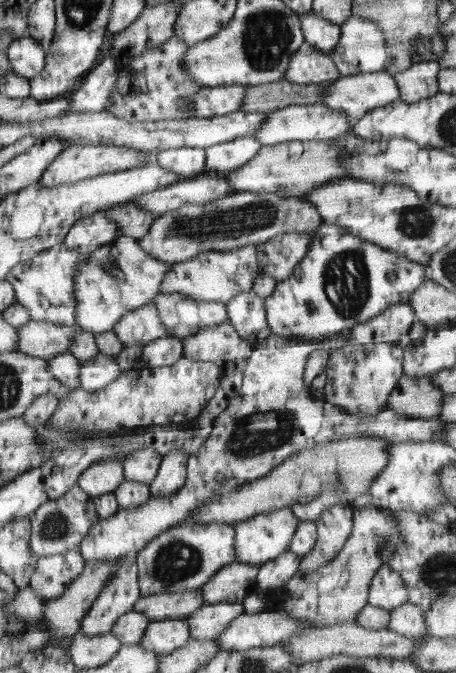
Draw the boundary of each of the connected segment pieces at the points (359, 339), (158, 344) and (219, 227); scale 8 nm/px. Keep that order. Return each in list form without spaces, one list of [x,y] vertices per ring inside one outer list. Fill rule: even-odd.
[[[408,303],[392,305],[378,317],[359,325],[348,332],[348,345],[370,345],[374,343],[396,343],[402,334],[408,334],[416,322],[416,314]]]
[[[174,336],[157,338],[142,348],[142,363],[148,367],[171,365],[182,357],[182,339]]]
[[[240,192],[230,194],[224,198],[216,199],[205,205],[191,203],[185,205],[184,209],[171,210],[156,218],[152,224],[151,232],[144,237],[137,239],[137,242],[148,252],[152,258],[159,259],[160,262],[170,262],[171,264],[187,261],[190,257],[195,257],[200,253],[208,251],[231,251],[248,244],[259,245],[277,234],[286,231],[308,232],[323,224],[323,216],[312,202],[306,202],[302,197],[286,197],[277,194]]]

